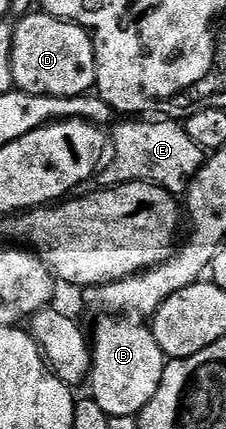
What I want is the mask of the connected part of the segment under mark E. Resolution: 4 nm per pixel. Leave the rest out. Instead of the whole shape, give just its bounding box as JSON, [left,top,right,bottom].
[99,118,206,194]

